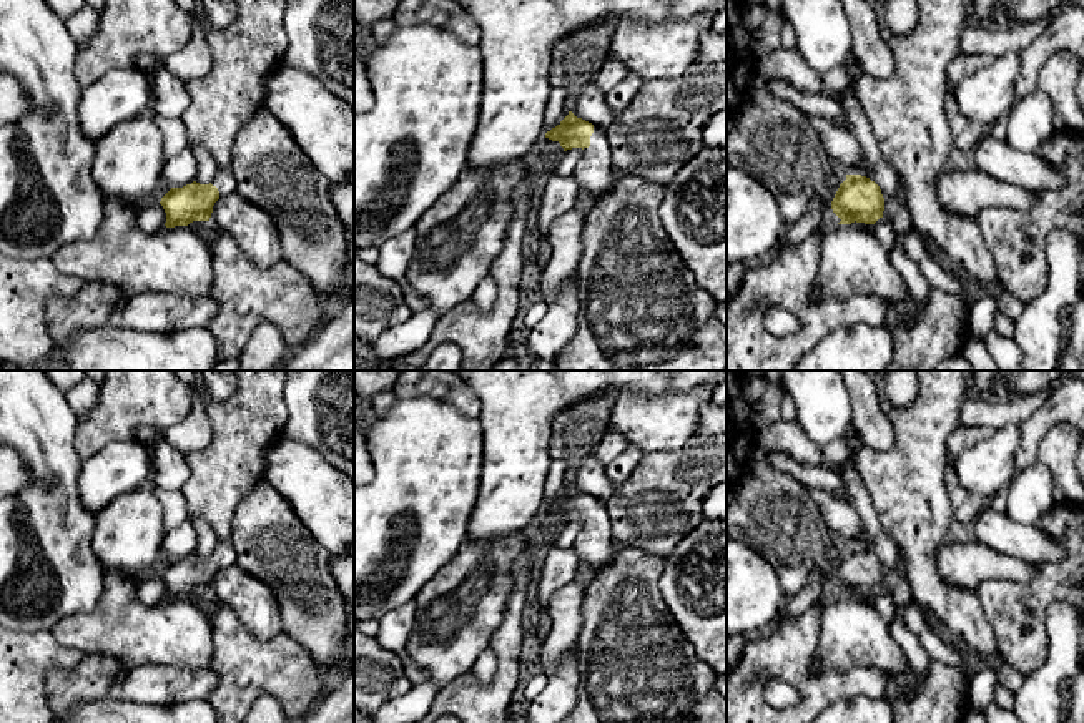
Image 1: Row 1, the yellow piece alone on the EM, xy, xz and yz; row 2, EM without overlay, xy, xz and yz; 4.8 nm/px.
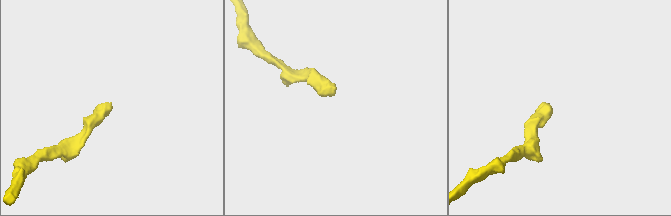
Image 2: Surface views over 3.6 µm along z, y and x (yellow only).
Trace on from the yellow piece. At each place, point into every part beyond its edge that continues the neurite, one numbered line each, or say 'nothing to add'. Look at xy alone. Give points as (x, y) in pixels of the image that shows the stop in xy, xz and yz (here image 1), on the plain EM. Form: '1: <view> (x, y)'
1: xy (225, 554)

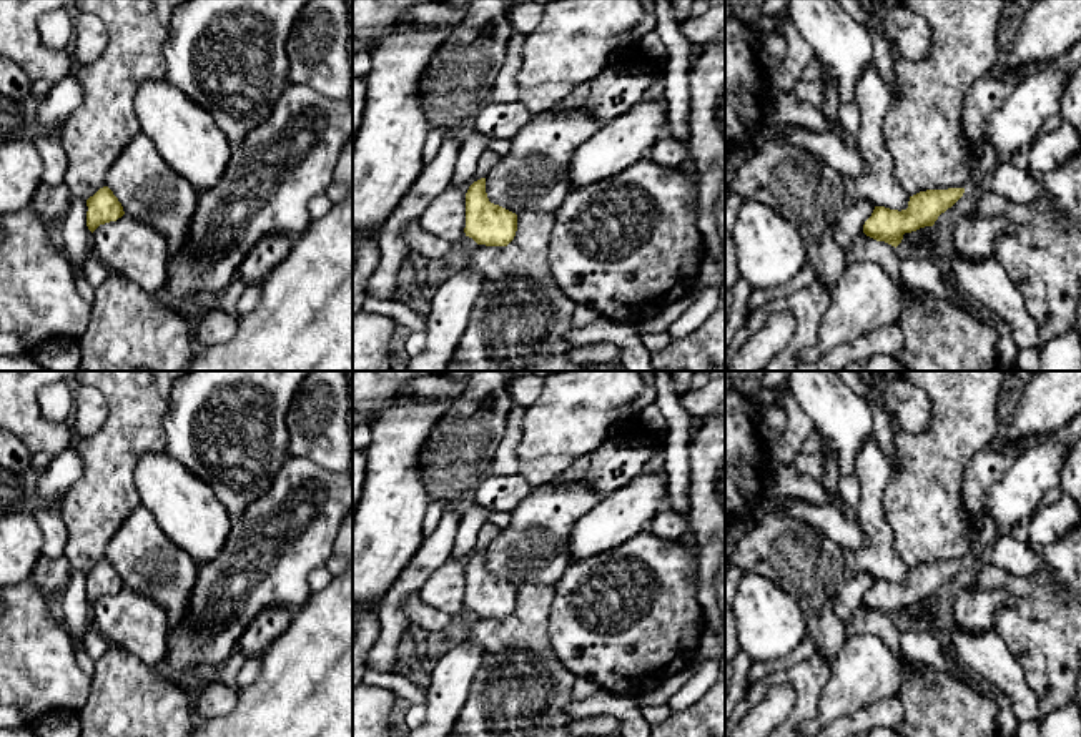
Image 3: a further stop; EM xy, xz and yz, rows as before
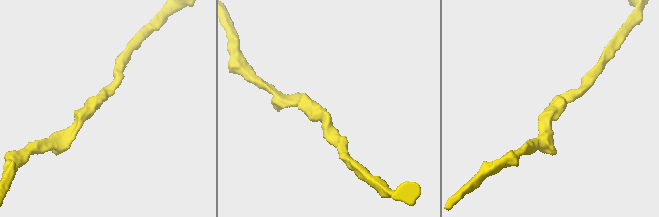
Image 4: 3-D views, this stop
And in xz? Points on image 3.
nothing to add

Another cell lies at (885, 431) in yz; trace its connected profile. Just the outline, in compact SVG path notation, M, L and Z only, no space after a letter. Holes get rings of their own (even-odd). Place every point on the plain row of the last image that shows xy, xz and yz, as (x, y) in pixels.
M866 396L873 414L873 436L880 444L885 458L891 462L891 469L901 466L900 454L895 446L896 426L893 416L878 403L875 396Z

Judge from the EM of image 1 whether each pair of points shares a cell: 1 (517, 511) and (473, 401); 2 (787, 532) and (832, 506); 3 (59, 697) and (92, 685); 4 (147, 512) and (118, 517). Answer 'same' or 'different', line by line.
1: different
2: different
3: same
4: same

